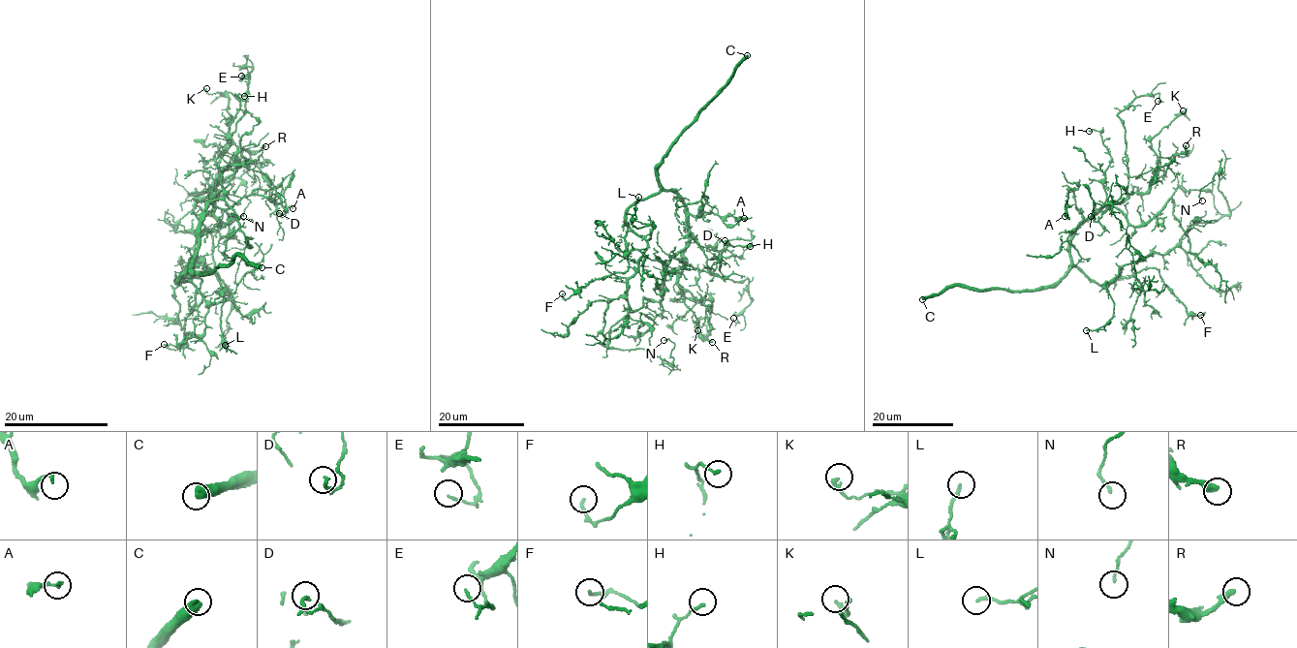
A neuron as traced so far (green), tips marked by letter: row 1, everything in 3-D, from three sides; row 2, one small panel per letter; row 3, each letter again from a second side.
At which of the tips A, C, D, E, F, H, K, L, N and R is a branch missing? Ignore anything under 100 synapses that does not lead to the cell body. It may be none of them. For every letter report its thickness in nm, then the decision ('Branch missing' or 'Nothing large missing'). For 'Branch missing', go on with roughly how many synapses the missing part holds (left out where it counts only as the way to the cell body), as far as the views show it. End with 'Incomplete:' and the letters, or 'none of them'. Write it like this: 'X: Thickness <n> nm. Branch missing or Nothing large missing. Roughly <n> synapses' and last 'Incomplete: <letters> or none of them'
A: Thickness 150 nm. Nothing large missing
C: Thickness 420 nm. Branch missing. Roughly 250 synapses
D: Thickness 190 nm. Nothing large missing
E: Thickness 110 nm. Nothing large missing
F: Thickness 130 nm. Nothing large missing
H: Thickness 150 nm. Nothing large missing
K: Thickness 180 nm. Nothing large missing
L: Thickness 160 nm. Nothing large missing
N: Thickness 120 nm. Nothing large missing
R: Thickness 360 nm. Nothing large missing
Incomplete: C

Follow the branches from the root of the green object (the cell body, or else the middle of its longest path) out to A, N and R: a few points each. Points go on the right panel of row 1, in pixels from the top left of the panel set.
A: (1078, 266), (1070, 257), (1071, 238), (1083, 217), (1076, 206), (1073, 191), (1068, 189), (1065, 216)
N: (1078, 266), (1099, 285), (1114, 282), (1124, 265), (1164, 254), (1189, 226), (1228, 213), (1219, 167), (1202, 200)
R: (1078, 266), (1070, 257), (1071, 238), (1080, 225), (1102, 208), (1146, 191), (1186, 145)

